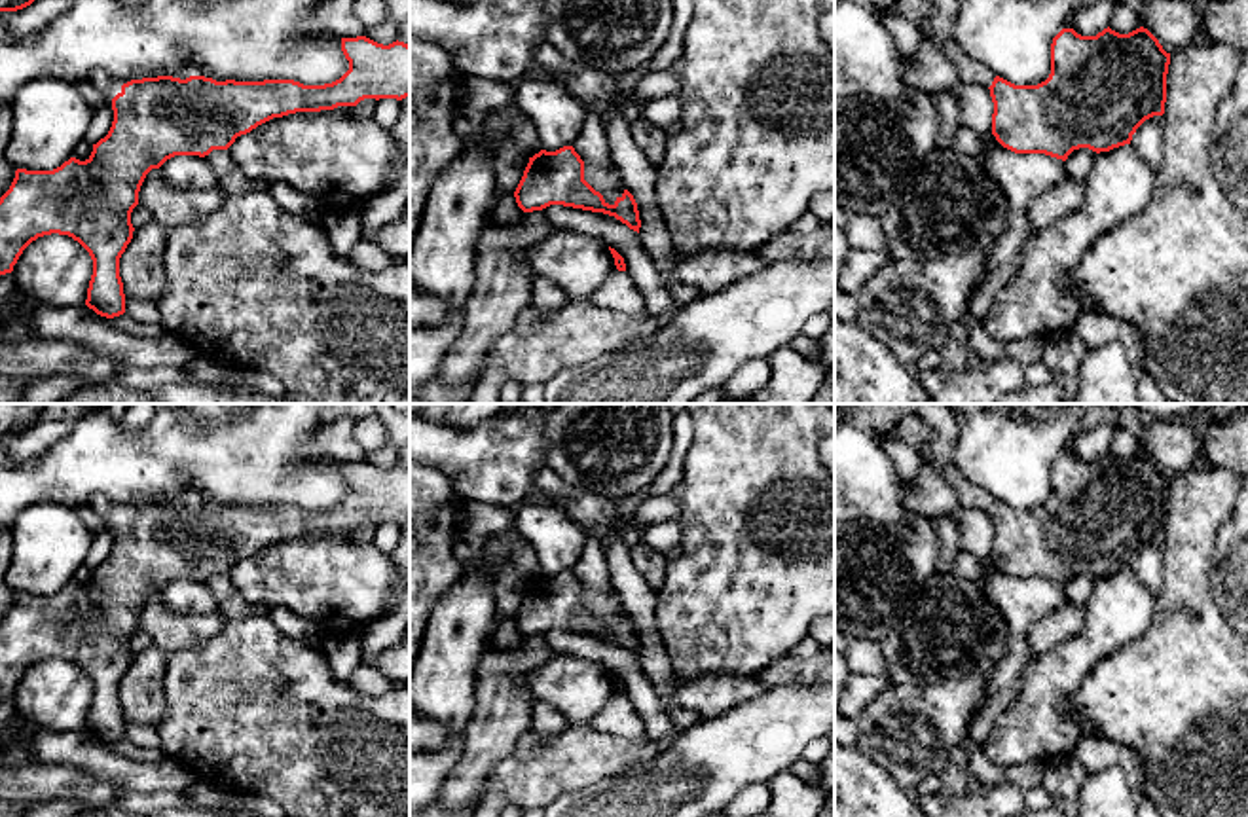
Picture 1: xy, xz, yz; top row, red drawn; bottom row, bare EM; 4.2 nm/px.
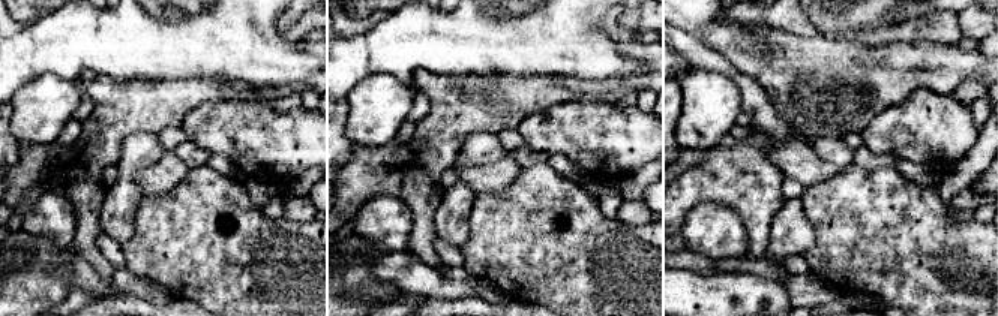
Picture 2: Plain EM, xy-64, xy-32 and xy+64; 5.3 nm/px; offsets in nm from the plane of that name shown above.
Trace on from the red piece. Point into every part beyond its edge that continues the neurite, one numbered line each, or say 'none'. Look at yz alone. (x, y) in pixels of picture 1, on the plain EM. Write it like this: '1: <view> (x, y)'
none

